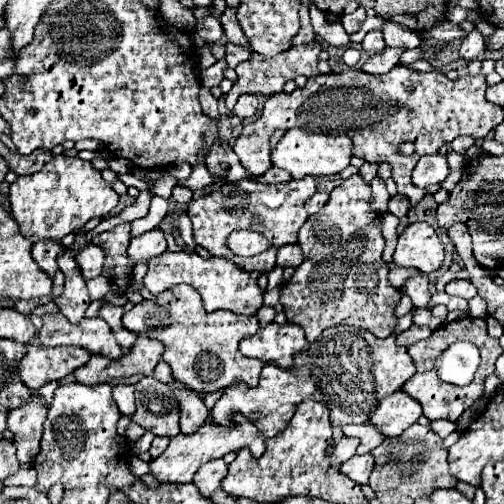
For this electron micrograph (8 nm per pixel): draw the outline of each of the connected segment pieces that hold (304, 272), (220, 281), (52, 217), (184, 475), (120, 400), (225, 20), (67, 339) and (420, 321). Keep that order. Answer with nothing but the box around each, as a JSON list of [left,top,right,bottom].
[[280,173,400,343],[144,251,262,315],[10,155,118,241],[150,417,260,483],[114,385,134,415],[220,7,250,49],[38,313,122,359],[412,309,444,329]]

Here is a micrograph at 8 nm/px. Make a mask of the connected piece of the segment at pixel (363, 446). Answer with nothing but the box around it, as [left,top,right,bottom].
[344,423,384,455]

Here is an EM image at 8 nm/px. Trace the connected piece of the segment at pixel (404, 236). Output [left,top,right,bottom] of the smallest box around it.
[394,223,444,273]

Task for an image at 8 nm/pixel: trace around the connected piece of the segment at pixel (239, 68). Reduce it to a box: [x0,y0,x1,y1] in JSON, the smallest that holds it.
[224,41,322,111]

